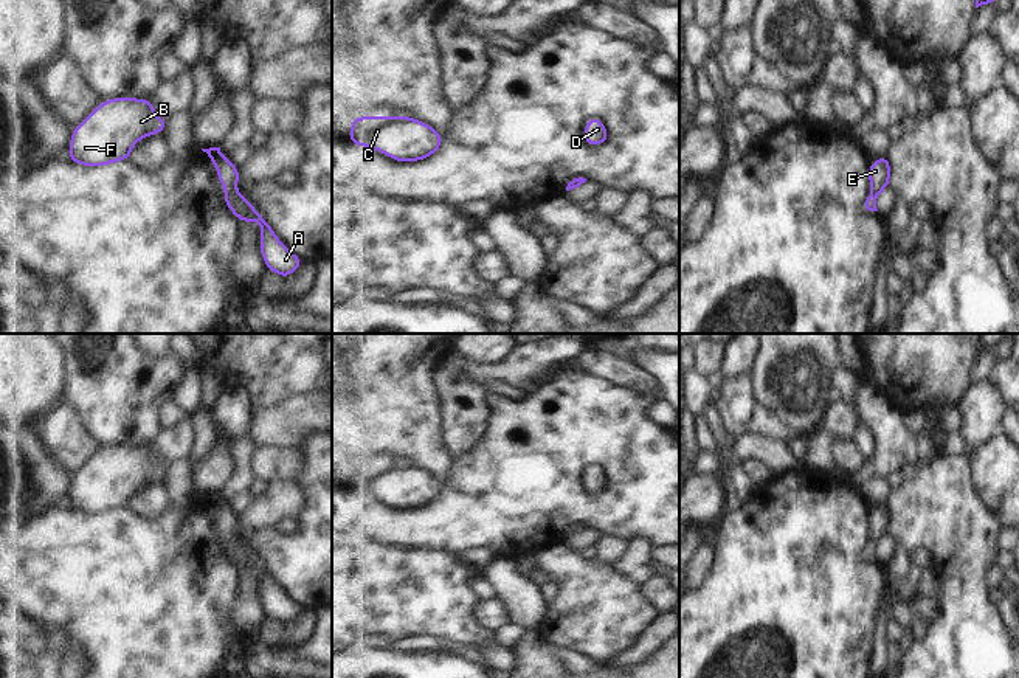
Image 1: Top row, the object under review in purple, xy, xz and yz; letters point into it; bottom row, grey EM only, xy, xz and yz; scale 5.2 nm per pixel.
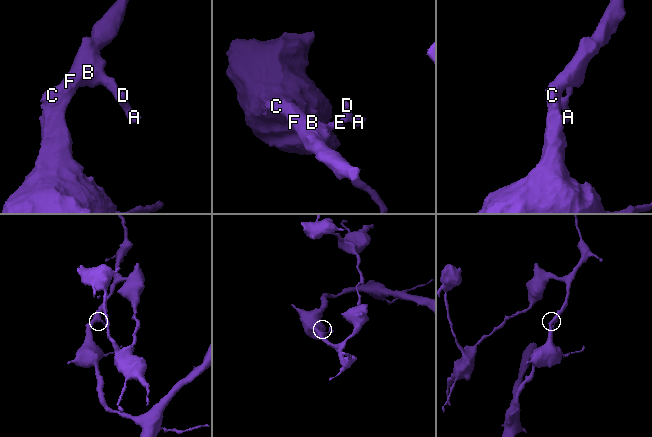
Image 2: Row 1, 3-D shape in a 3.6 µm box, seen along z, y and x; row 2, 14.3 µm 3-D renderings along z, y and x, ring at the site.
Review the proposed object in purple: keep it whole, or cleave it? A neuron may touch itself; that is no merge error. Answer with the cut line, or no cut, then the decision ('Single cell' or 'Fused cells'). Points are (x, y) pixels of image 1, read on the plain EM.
No split. Single cell

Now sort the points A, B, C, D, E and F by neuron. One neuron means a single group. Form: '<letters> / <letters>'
A B C D E F

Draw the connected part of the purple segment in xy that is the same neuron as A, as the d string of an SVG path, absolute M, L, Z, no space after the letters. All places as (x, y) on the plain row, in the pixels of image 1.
M220 495L202 496L208 501L212 514L217 517L217 528L223 532L223 548L226 555L239 566L239 569L257 569L261 572L259 597L267 617L287 625L301 613L302 607L290 599L275 577L267 569L265 563L259 562L254 552L237 540L240 517L220 498Z

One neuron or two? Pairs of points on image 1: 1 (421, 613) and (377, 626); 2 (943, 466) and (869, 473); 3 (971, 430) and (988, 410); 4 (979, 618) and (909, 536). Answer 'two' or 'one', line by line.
1: one
2: two
3: one
4: one

